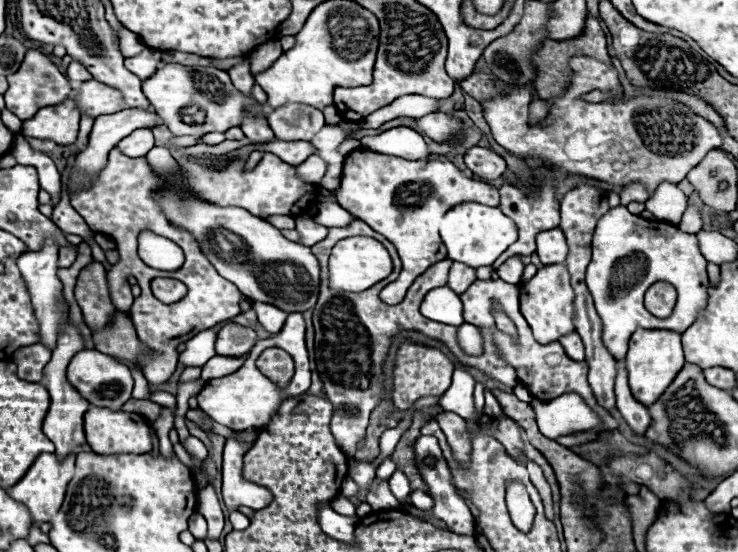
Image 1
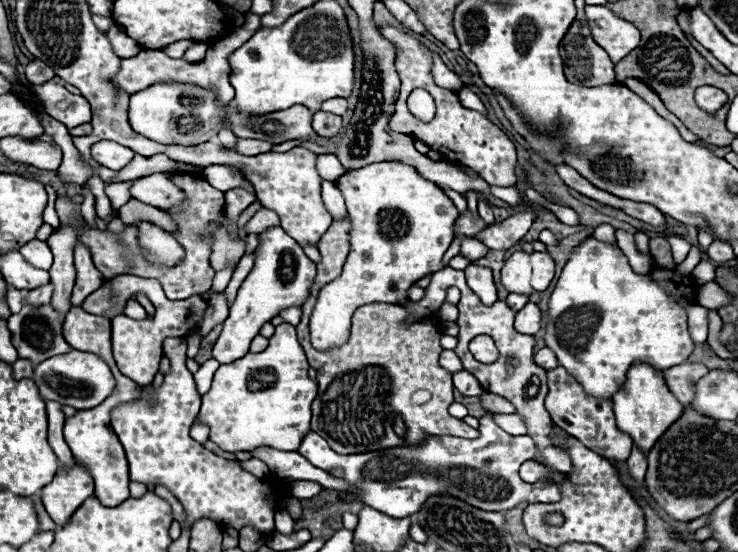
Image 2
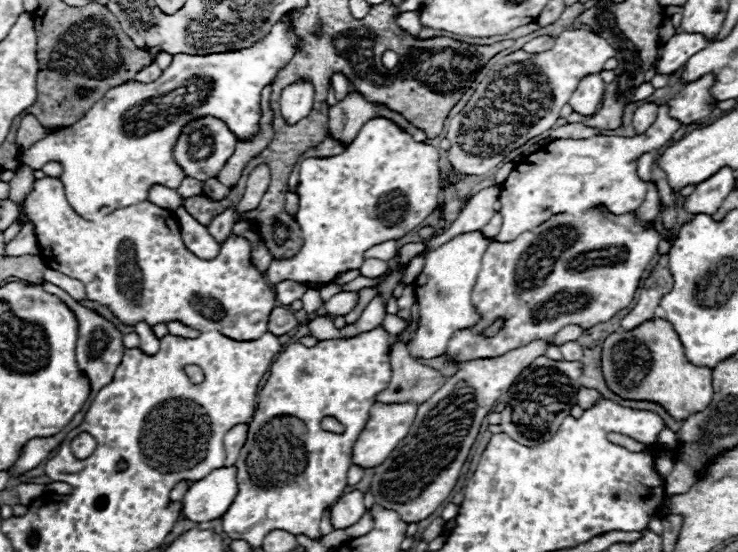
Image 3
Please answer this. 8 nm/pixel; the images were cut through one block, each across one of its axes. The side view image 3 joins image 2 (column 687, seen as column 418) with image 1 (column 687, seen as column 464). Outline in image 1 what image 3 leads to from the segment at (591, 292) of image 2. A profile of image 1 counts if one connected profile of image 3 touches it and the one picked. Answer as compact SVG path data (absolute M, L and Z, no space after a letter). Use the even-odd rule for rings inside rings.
M626 206L610 208L600 218L596 232L594 232L594 240L592 240L592 262L588 264L588 270L586 270L586 284L594 296L598 316L602 318L602 324L604 324L604 336L602 336L604 344L606 344L608 352L618 360L626 356L628 340L636 328L646 328L646 330L666 328L666 330L684 332L686 328L690 328L696 322L698 312L704 308L706 298L708 298L706 258L698 250L696 234L686 234L686 232L678 230L674 224L668 224L662 220L646 220L642 216L630 214ZM660 280L674 284L674 288L678 290L677 302L672 314L667 318L656 318L644 308L644 292L648 290L648 286L652 286L654 282L660 282Z

